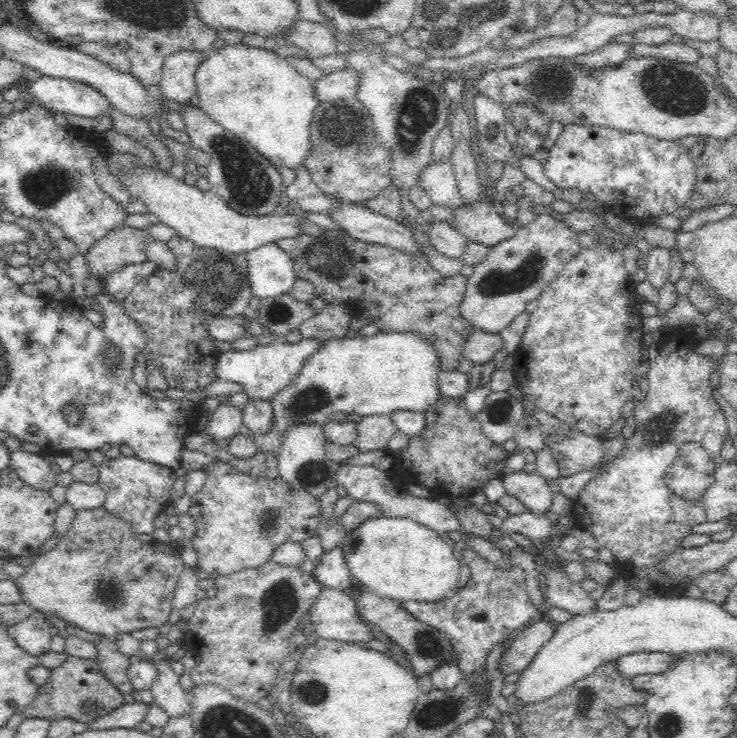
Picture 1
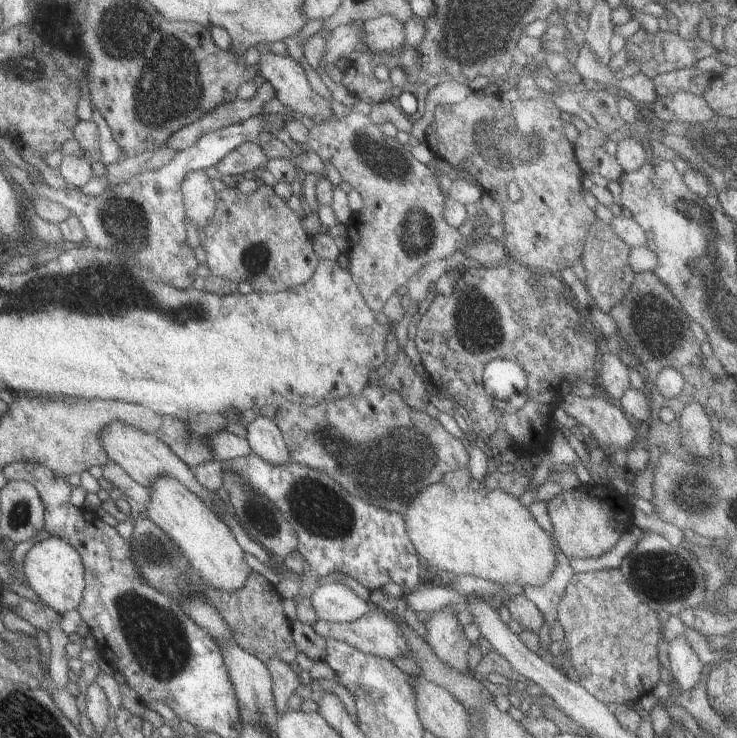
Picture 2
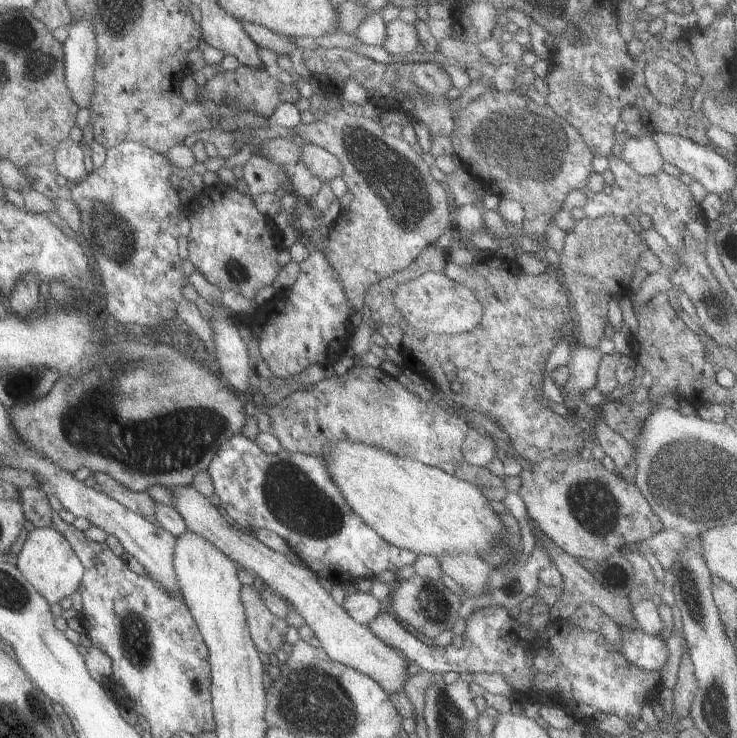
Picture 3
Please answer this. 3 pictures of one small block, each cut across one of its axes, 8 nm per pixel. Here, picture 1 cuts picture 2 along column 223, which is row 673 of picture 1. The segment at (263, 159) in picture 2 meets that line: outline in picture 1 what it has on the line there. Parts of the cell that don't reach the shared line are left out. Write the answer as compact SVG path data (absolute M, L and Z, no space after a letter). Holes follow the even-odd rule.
M158 660L154 665L158 674L149 688L153 703L162 708L170 719L184 716L184 712L191 710L191 701L178 681L179 676L174 673L168 660Z

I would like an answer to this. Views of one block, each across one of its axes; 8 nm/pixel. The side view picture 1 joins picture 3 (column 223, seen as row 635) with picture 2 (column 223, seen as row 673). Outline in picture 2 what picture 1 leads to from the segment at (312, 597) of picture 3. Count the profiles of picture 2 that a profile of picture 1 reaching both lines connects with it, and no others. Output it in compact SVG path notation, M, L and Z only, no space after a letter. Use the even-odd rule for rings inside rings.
M110 422L106 428L102 428L100 432L100 444L104 448L104 452L108 454L111 462L118 464L120 468L124 468L124 472L134 480L144 486L144 488L150 488L150 482L162 478L162 476L168 476L168 478L174 478L178 480L182 486L186 486L192 494L196 494L214 514L220 515L220 512L226 511L227 507L224 502L220 500L216 491L208 490L205 486L202 486L194 476L193 469L187 464L184 464L160 438L152 436L152 434L146 434L144 430L136 430L132 426L124 426L120 422Z

